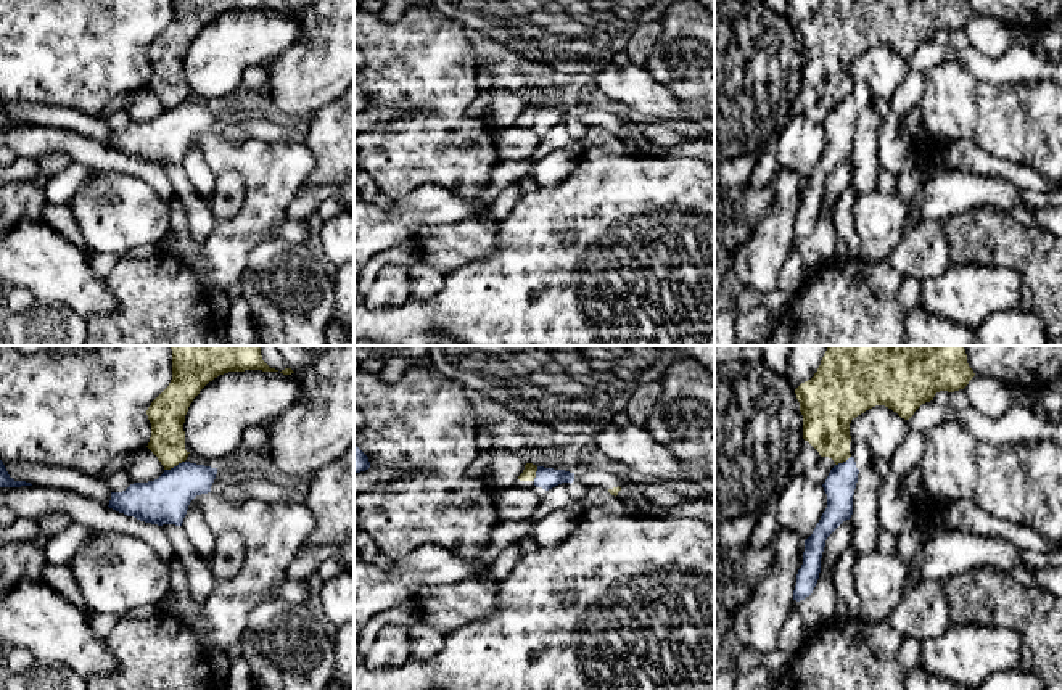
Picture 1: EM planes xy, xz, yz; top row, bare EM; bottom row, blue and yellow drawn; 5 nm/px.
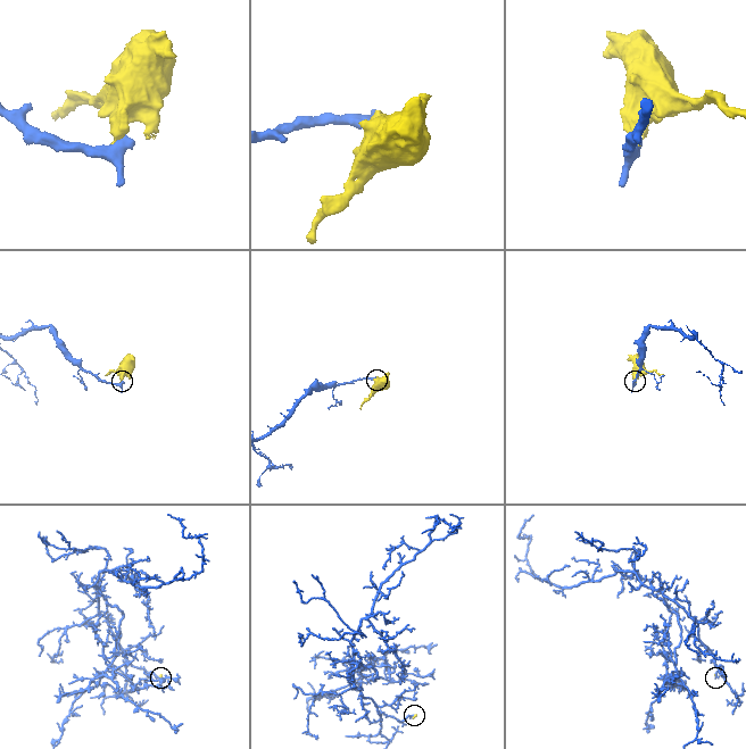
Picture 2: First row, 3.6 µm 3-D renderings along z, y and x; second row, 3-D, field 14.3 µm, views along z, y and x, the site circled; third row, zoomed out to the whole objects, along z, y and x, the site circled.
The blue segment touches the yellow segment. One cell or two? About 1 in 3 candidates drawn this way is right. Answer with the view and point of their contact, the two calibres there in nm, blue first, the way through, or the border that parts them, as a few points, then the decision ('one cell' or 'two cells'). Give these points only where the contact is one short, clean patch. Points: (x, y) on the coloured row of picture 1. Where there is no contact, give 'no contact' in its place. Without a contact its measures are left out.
xy (174, 467) | 240/180 nm | along xy (184, 460), (164, 470) | two cells

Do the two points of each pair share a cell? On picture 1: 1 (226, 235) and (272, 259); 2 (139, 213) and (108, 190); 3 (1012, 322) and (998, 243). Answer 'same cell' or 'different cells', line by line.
1: different cells
2: same cell
3: different cells

